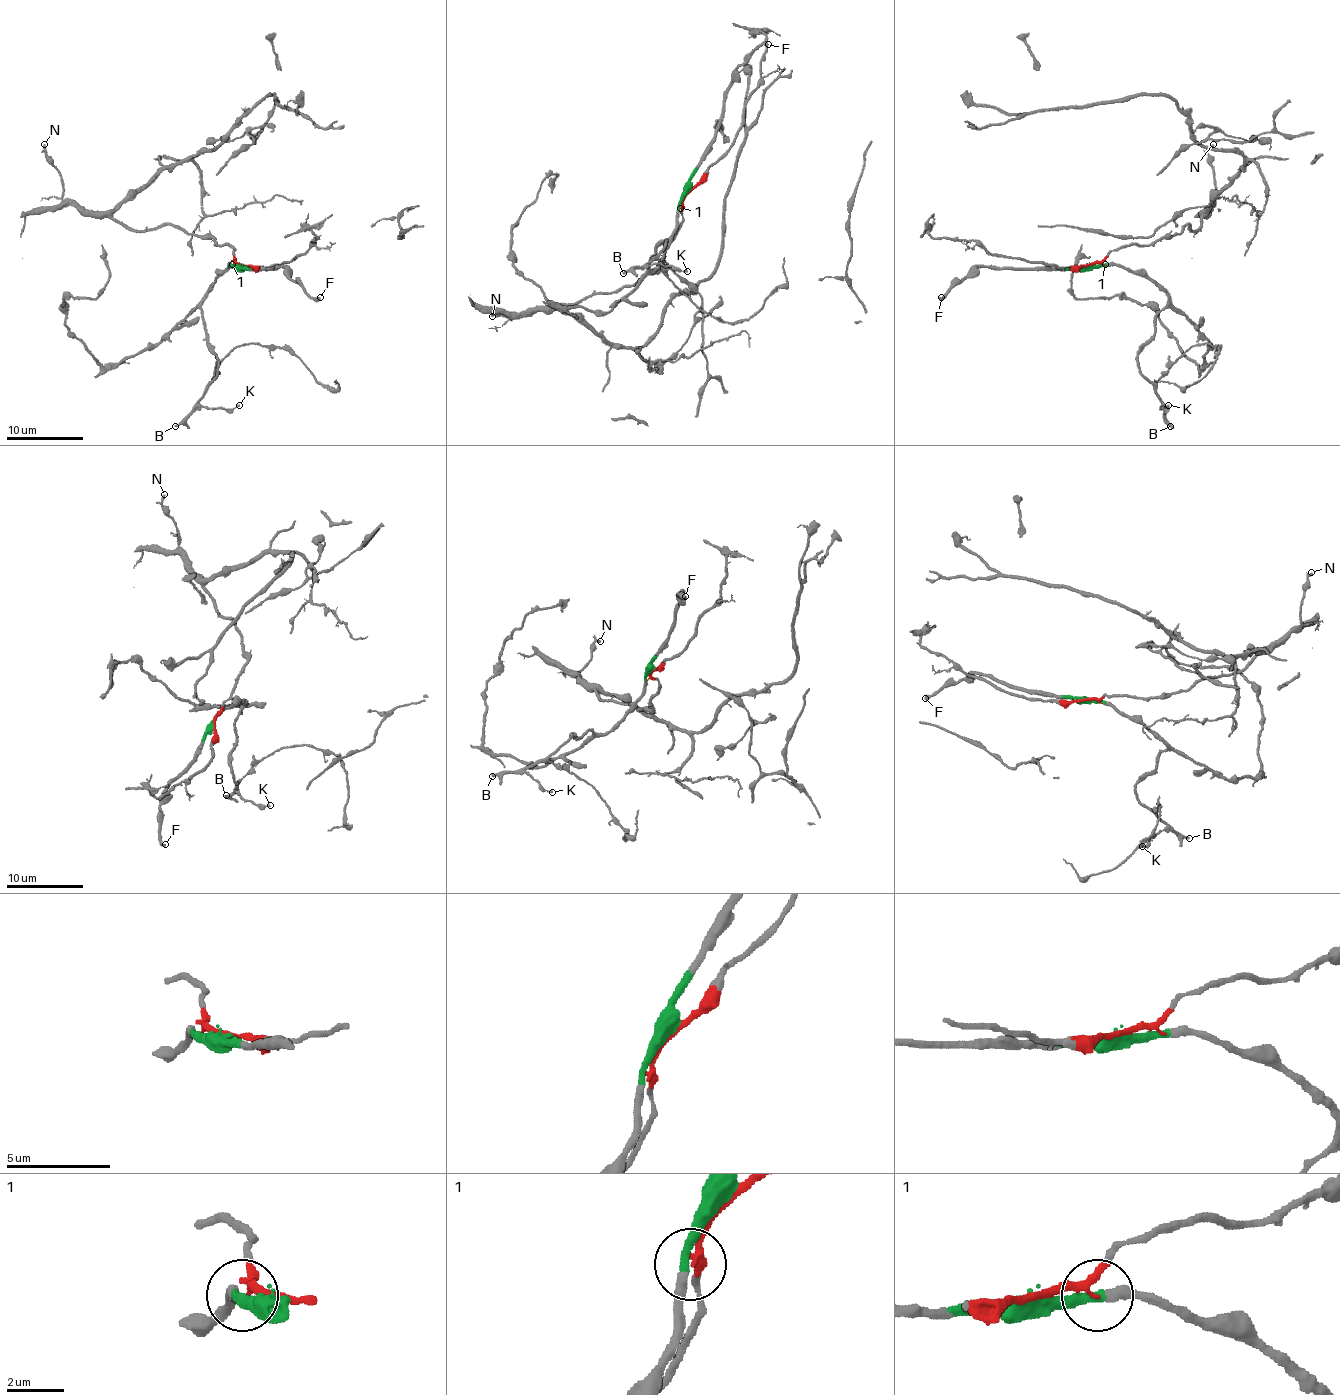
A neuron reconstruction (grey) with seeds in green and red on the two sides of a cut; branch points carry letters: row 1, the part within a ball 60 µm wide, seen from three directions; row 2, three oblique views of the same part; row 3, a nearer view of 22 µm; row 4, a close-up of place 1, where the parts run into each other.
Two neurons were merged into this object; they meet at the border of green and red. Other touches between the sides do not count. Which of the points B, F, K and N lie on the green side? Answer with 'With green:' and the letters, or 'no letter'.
With green: B, F, K

